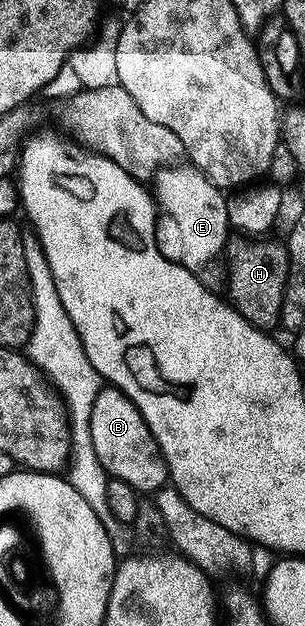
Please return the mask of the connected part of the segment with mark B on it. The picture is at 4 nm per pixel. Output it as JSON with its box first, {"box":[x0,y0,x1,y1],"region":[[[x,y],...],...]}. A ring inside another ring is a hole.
{"box":[91,384,168,496],"region":[[[107,384],[97,392],[91,413],[91,443],[97,460],[111,478],[125,480],[140,495],[151,496],[168,485],[167,461],[141,412],[117,387]]]}

